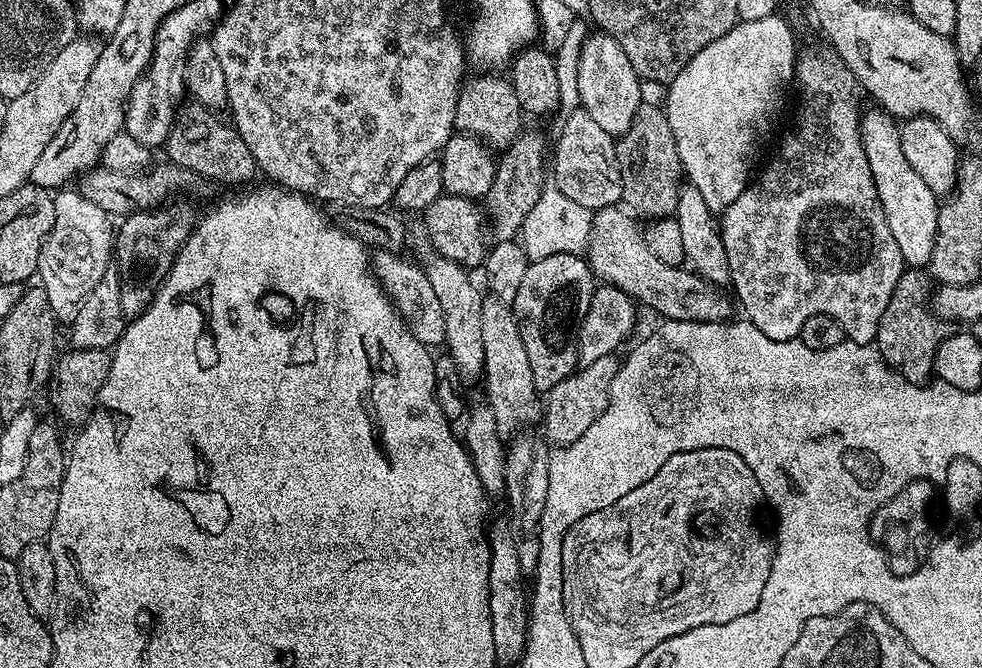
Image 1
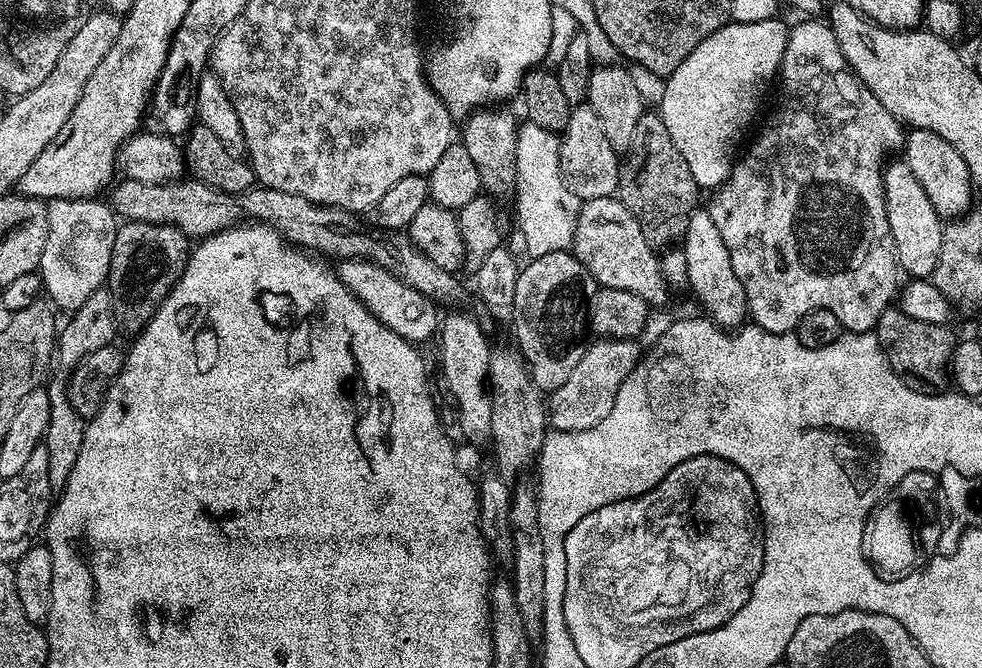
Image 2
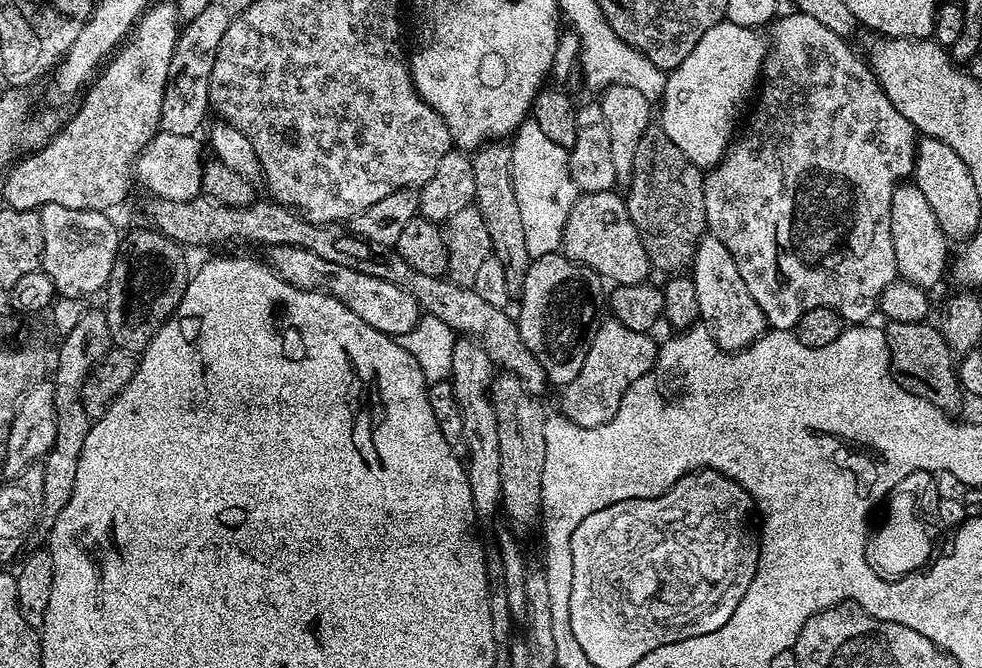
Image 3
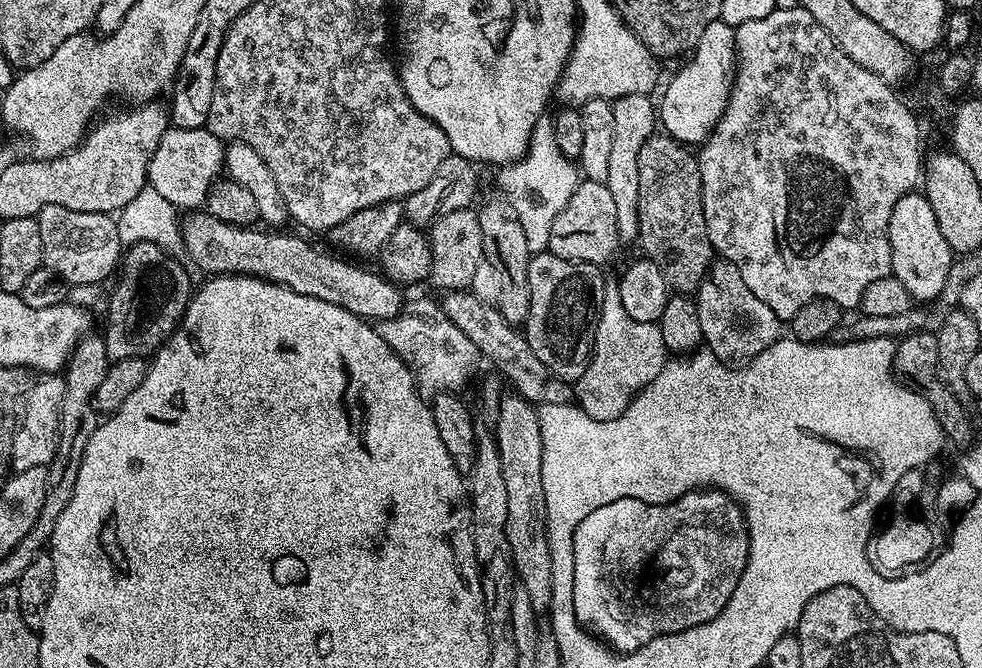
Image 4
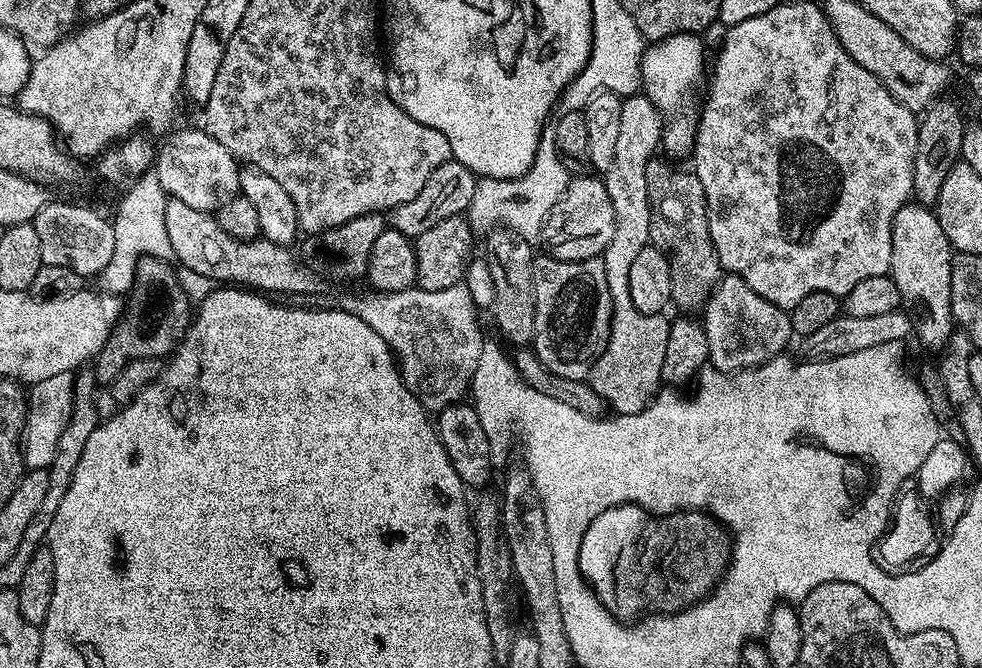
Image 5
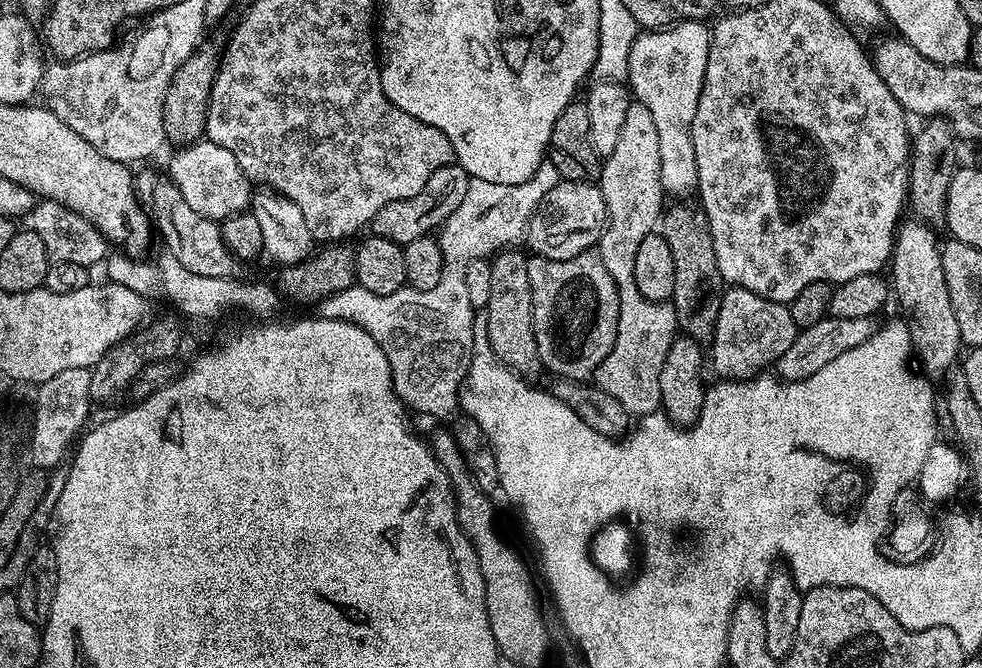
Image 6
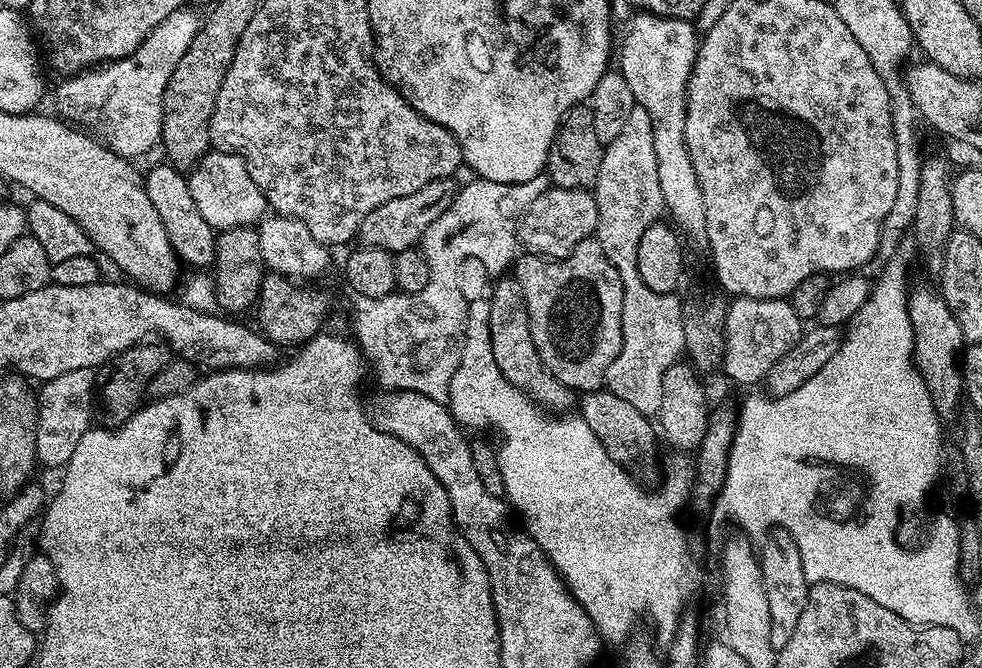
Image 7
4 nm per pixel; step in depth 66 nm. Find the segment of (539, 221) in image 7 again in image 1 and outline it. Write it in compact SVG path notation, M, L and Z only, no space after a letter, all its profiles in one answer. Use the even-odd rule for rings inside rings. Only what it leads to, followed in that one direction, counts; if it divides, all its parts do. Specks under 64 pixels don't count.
M623 207L595 209L592 229L586 249L586 259L592 275L605 285L622 290L633 301L645 304L652 312L664 316L665 321L712 322L723 324L733 319L734 300L727 291L703 280L684 266L661 262L646 246L641 225Z

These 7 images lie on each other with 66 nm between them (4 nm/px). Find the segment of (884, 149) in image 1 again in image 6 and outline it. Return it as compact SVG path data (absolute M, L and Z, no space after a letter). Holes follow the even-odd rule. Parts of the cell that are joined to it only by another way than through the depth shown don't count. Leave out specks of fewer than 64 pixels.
M915 218L906 220L897 227L896 238L892 242L890 288L894 293L894 304L896 300L897 306L900 307L901 313L899 312L899 315L908 325L914 360L918 368L918 363L920 363L921 369L919 368L919 371L929 381L940 382L947 377L953 368L957 367L962 356L958 322L954 319L954 306L950 306L950 290L946 290L946 274L942 270L942 258L940 257L942 244L941 241L936 241L936 232L929 225Z

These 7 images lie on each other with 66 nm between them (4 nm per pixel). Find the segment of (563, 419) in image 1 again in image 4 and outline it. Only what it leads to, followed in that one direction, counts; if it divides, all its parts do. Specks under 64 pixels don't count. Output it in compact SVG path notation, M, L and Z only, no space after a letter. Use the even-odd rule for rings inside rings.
M605 279L604 301L596 323L596 342L586 370L574 381L574 400L581 413L595 420L613 420L622 415L626 406L662 370L666 349L659 323L634 322L622 306L620 281Z

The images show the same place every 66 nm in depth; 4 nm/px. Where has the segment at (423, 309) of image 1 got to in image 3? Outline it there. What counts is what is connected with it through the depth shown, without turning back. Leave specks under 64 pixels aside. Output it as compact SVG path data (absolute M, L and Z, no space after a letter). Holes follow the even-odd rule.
M302 246L271 247L267 259L284 281L300 289L314 289L318 292L329 292L338 298L362 322L374 326L374 330L382 330L388 336L402 338L405 333L414 330L420 320L422 309L410 293L402 286L394 286L394 282L386 282L382 278L374 278L370 274L362 274L362 270L350 270L350 266L338 266L338 262L326 262L326 258L318 258L310 250L302 250Z

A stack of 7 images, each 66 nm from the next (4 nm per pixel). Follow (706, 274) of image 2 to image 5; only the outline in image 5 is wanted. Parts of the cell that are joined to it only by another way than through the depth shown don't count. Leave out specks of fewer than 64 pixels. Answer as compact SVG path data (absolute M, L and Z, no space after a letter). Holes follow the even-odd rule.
M724 274L715 286L715 295L720 296L745 296L748 304L752 309L749 312L708 312L705 311L702 316L706 342L708 343L708 364L713 368L723 372L742 372L746 368L756 368L766 361L774 359L775 356L781 355L788 344L788 339L793 339L792 317L787 311L770 302L761 296L753 296L750 286L742 282L742 278L731 274Z

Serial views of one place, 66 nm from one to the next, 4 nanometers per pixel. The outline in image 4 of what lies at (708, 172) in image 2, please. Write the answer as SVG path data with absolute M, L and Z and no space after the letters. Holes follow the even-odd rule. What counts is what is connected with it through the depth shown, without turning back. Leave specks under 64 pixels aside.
M721 19L710 22L687 60L688 64L676 77L663 85L664 97L658 100L658 124L681 144L700 146L719 122L732 89L732 77L736 74L736 29Z

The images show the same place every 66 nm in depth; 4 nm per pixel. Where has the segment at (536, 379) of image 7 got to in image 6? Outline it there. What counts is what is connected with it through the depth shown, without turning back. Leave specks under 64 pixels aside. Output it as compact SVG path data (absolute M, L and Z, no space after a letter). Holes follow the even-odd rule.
M509 246L490 260L490 302L482 314L486 318L486 334L496 357L503 364L525 378L541 371L538 342L534 334L534 306L530 290L528 256Z

